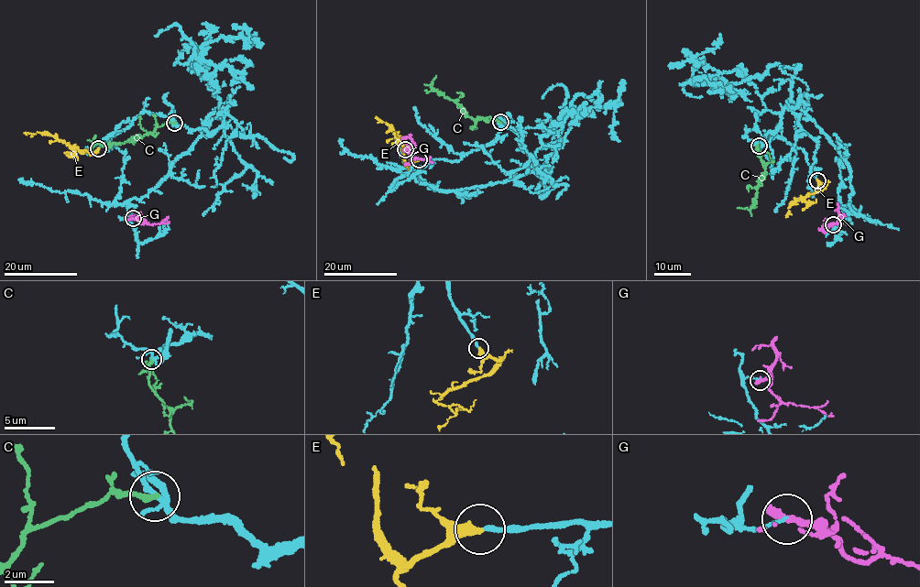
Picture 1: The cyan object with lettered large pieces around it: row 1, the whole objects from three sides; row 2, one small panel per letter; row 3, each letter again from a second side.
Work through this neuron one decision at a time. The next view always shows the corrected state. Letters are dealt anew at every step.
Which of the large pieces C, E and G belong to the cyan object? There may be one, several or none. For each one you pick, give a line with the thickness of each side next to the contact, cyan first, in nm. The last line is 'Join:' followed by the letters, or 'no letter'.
E: Thickness 200 nm (cyan) against 360 nm
Join: E

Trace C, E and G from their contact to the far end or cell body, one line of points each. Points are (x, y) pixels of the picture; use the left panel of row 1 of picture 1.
C: (174, 123), (157, 127), (153, 132), (140, 137), (103, 146), (96, 143), (95, 134)
E: (97, 149), (89, 153), (48, 133), (24, 133)
G: (133, 218), (142, 223), (169, 223)

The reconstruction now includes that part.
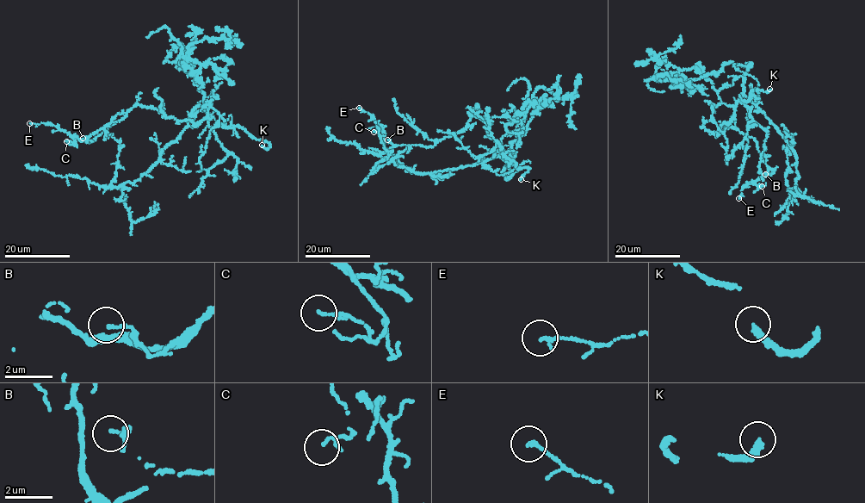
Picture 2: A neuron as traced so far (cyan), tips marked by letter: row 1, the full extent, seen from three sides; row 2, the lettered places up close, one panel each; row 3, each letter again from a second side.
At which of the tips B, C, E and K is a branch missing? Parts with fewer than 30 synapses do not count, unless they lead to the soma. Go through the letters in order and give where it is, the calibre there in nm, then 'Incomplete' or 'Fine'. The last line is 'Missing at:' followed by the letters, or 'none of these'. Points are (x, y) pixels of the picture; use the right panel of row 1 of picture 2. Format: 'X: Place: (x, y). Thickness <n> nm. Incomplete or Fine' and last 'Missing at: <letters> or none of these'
B: Place: (765, 174). Thickness 80 nm. Fine
C: Place: (762, 186). Thickness 70 nm. Fine
E: Place: (738, 198). Thickness 140 nm. Fine
K: Place: (769, 89). Thickness 180 nm. Incomplete
Missing at: K

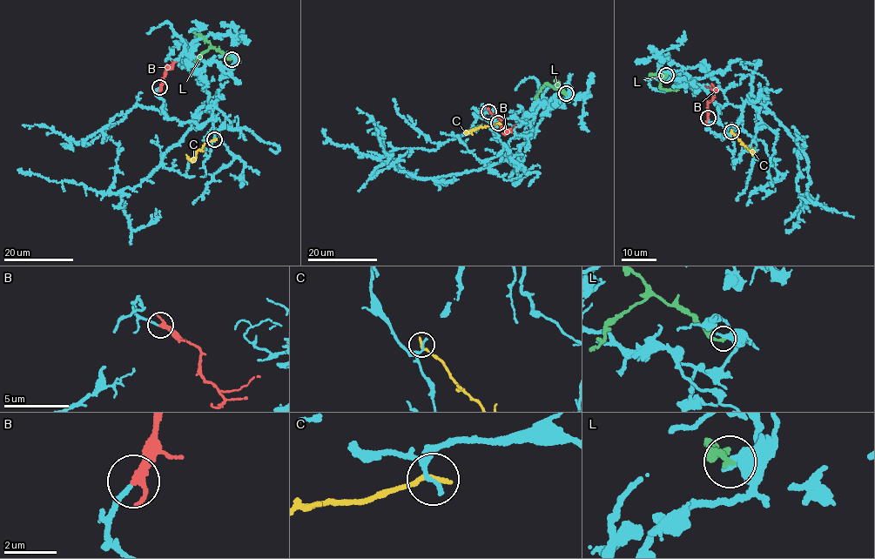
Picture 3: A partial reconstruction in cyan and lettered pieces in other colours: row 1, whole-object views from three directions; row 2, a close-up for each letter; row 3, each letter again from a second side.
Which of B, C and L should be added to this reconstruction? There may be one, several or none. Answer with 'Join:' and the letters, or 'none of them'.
Join: B

